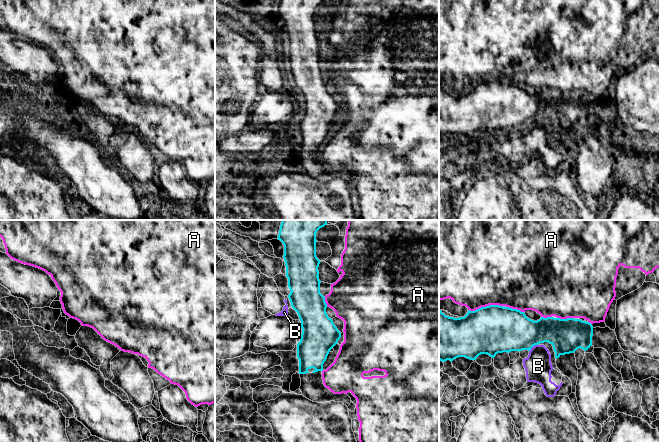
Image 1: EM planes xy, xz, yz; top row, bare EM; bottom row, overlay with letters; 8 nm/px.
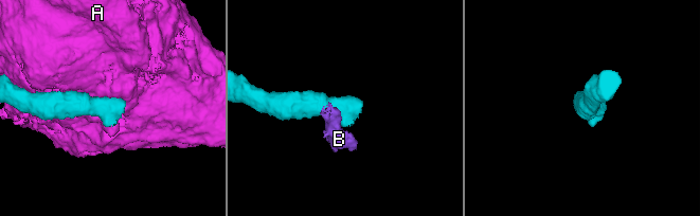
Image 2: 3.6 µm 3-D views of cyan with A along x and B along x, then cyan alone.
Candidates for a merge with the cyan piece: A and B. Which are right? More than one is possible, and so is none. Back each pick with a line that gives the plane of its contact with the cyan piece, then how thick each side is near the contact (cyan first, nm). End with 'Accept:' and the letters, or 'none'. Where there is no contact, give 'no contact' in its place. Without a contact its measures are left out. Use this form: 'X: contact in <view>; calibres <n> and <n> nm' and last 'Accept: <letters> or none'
Accept: none

